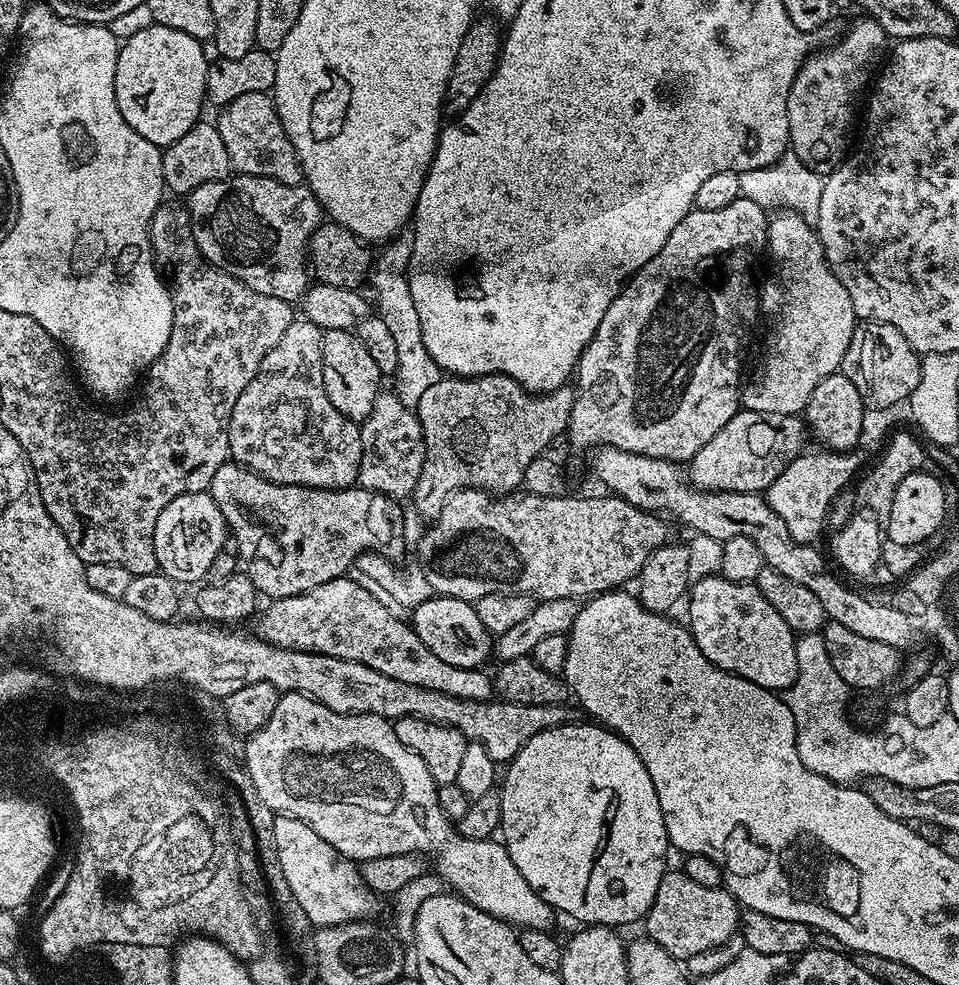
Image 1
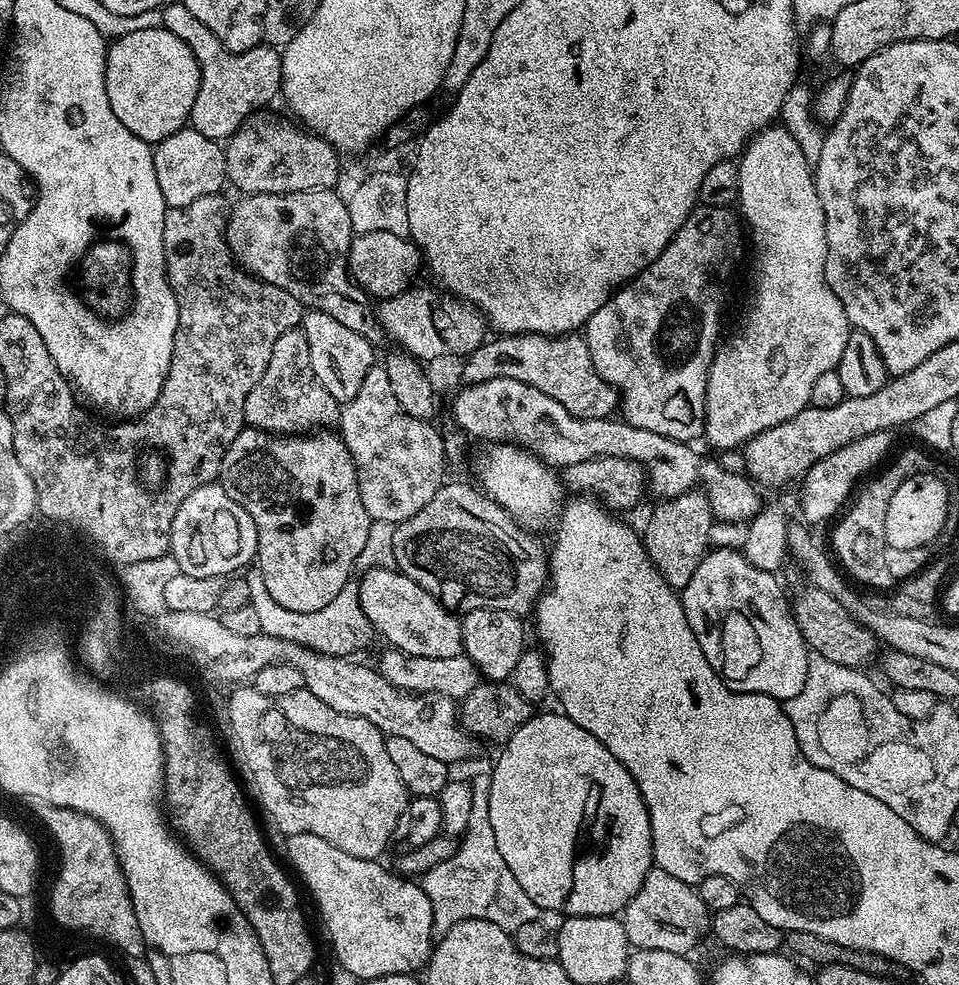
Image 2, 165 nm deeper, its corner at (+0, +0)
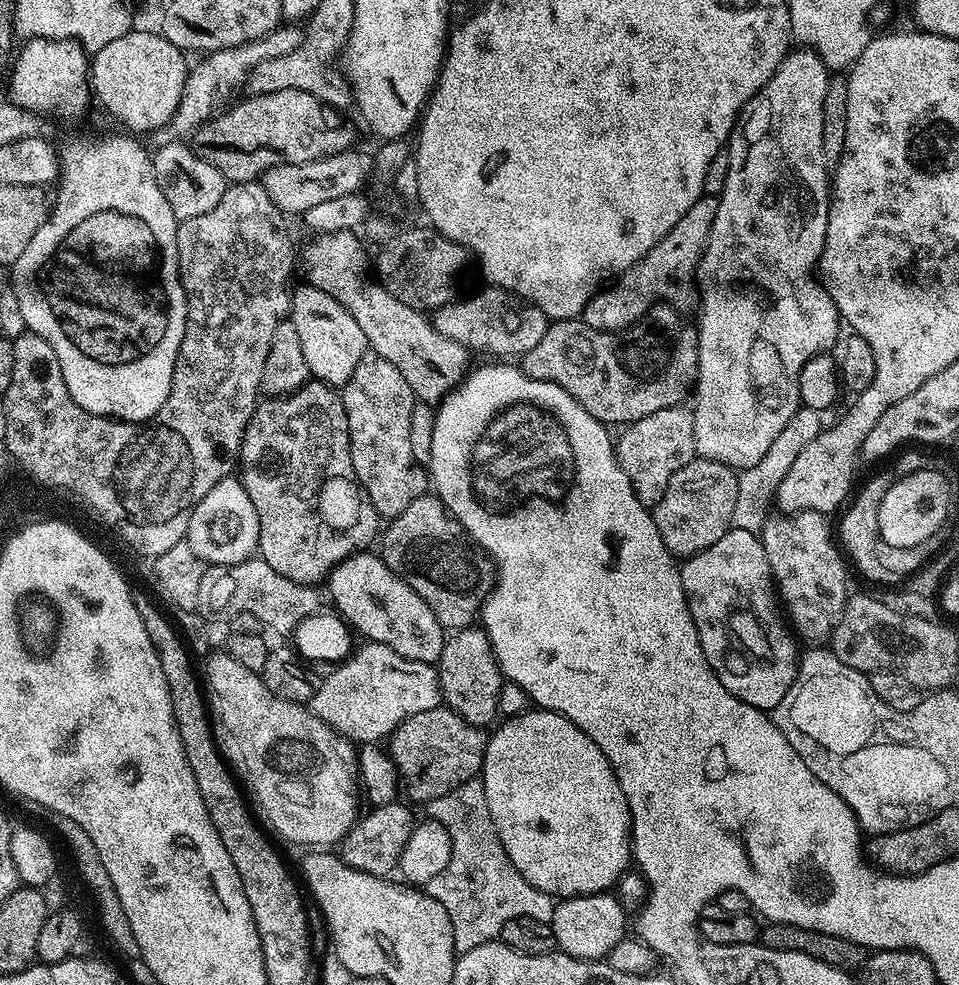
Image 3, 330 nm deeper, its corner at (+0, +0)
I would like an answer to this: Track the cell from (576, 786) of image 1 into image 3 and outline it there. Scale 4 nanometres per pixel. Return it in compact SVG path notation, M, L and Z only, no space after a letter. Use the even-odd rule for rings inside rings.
M529 710L520 716L509 716L503 721L504 725L488 737L488 745L484 751L484 766L482 781L484 785L484 804L487 814L496 828L496 834L504 847L505 854L514 870L538 891L553 898L570 896L585 896L595 892L607 892L617 883L624 872L629 871L632 855L632 815L626 802L626 794L622 794L622 786L618 786L618 778L602 750L574 722L570 722L560 712Z

